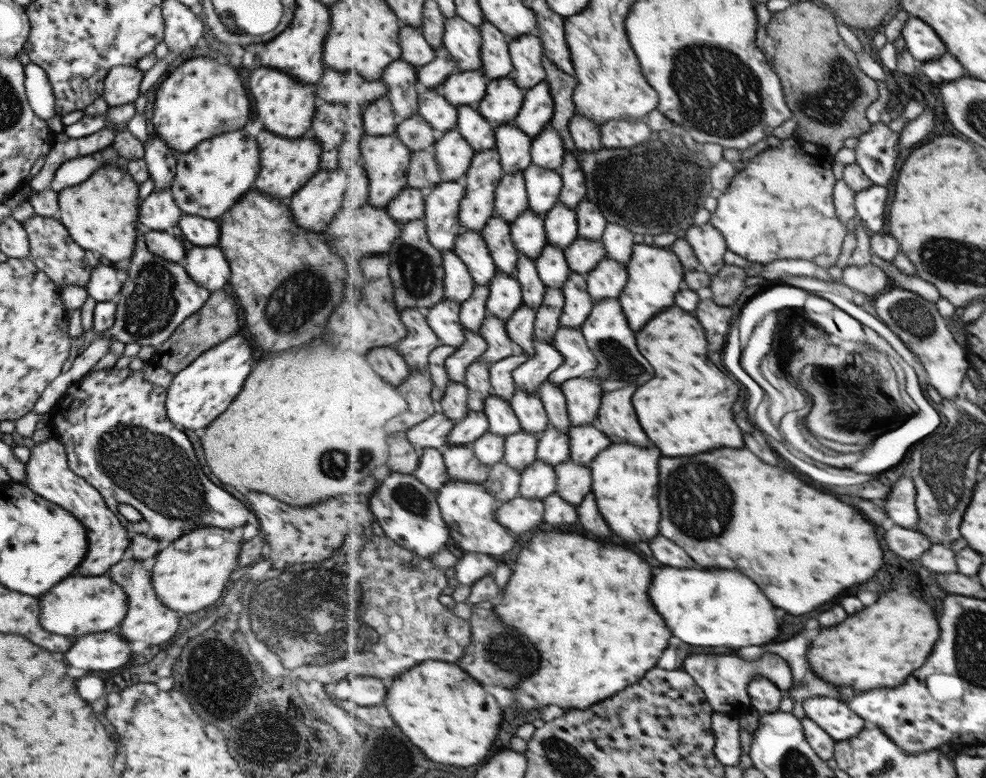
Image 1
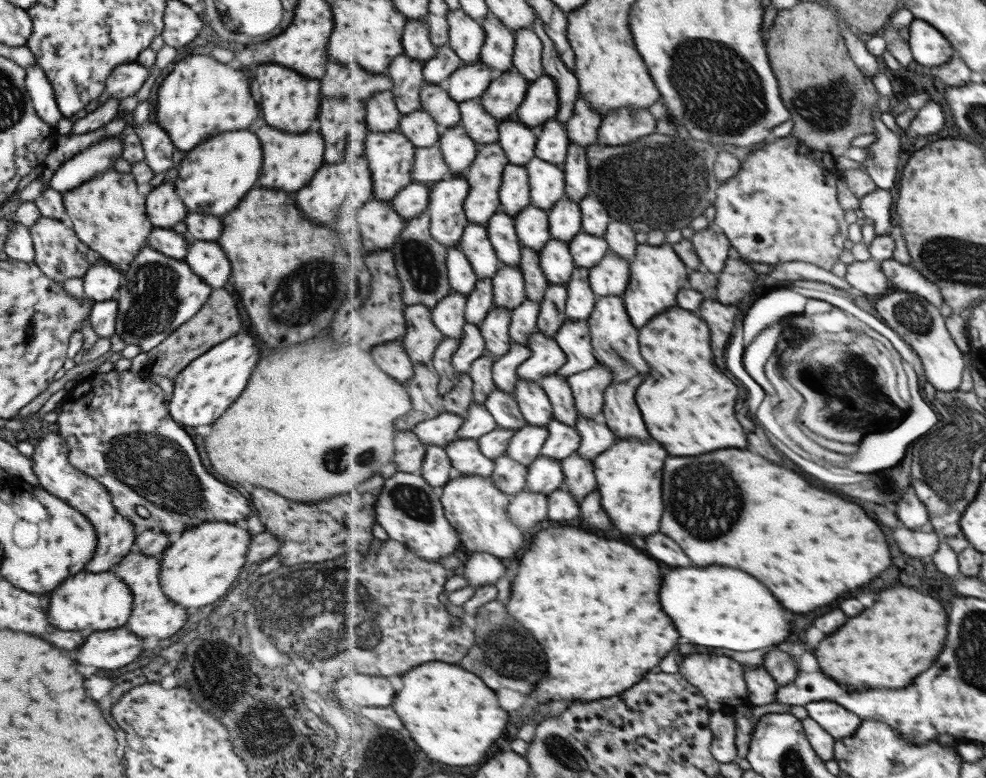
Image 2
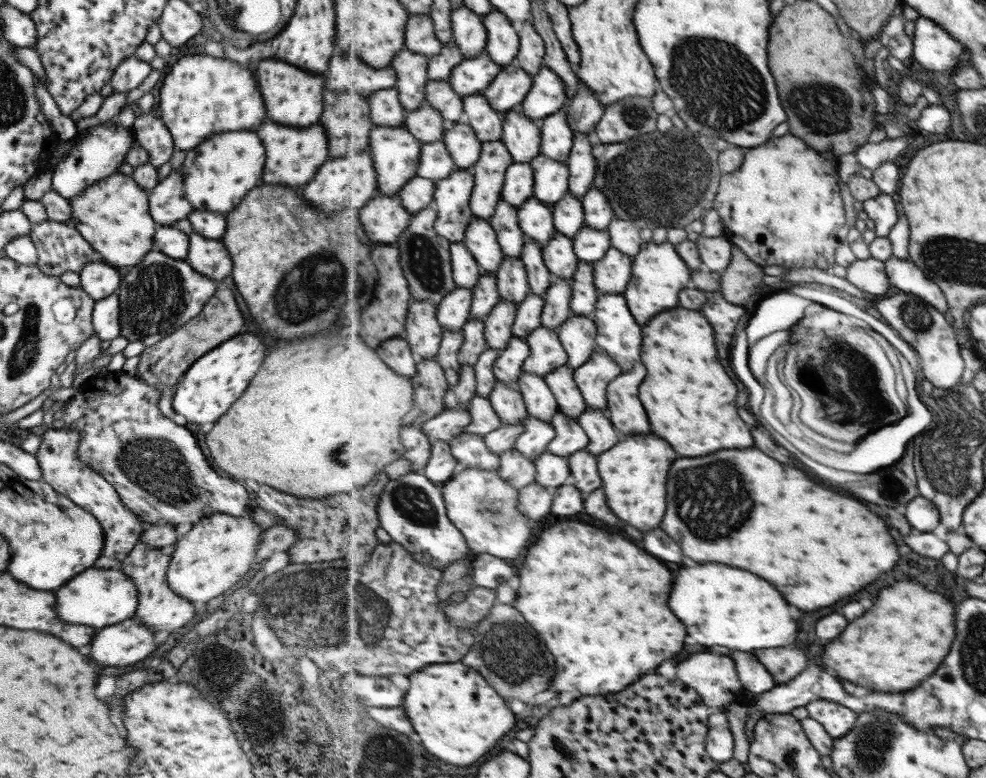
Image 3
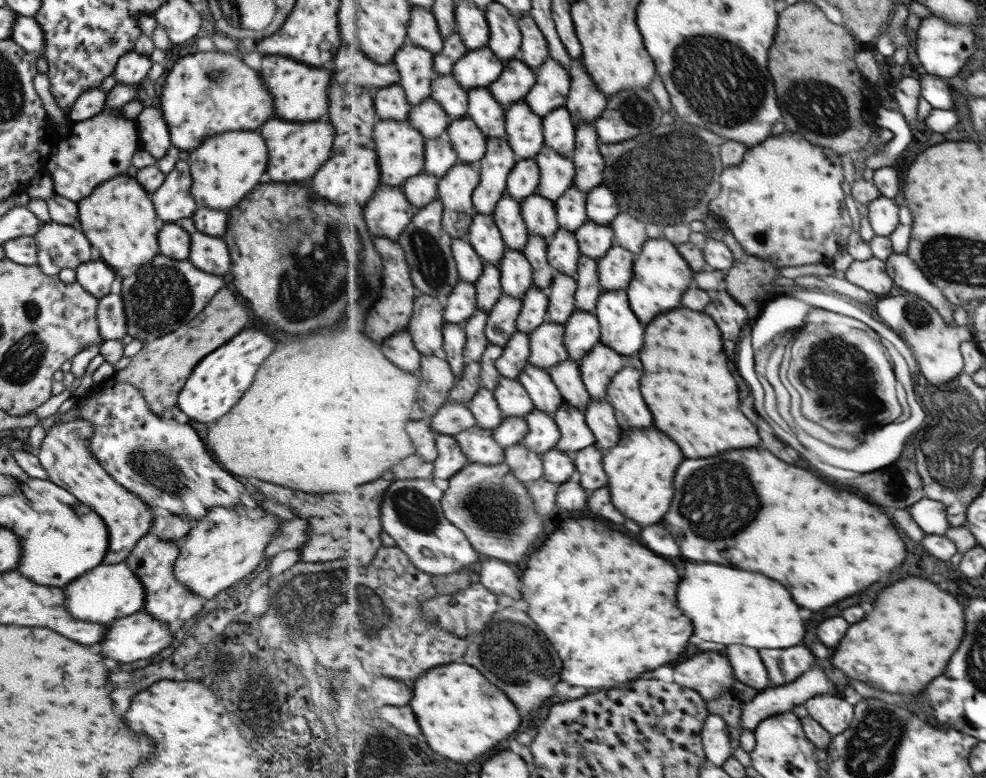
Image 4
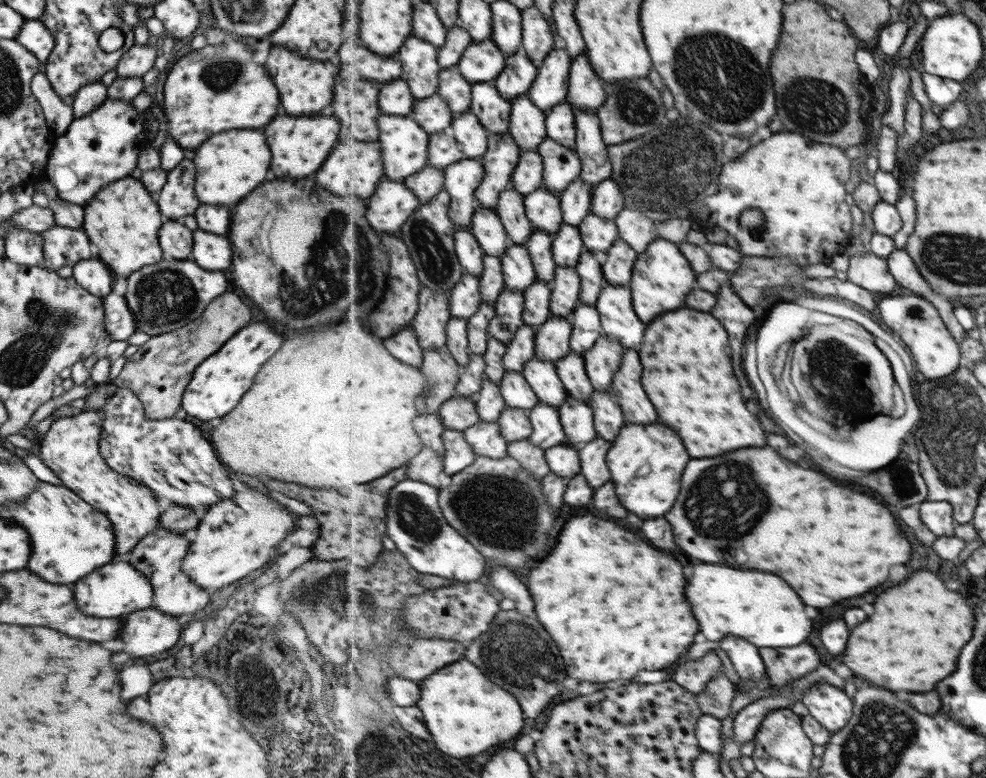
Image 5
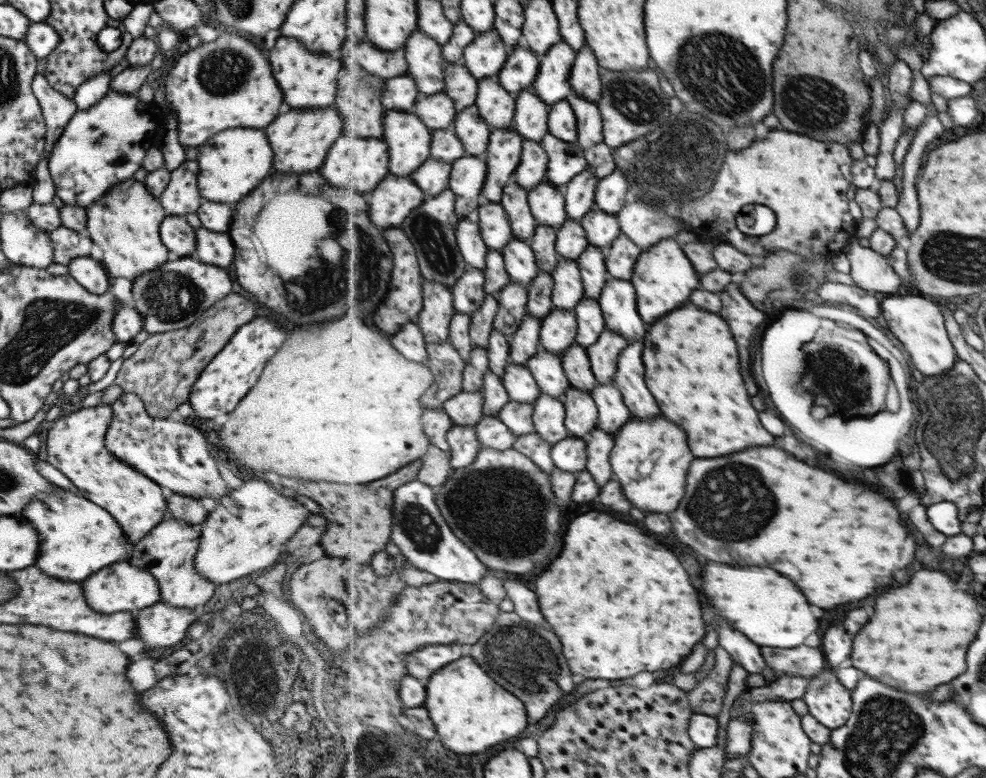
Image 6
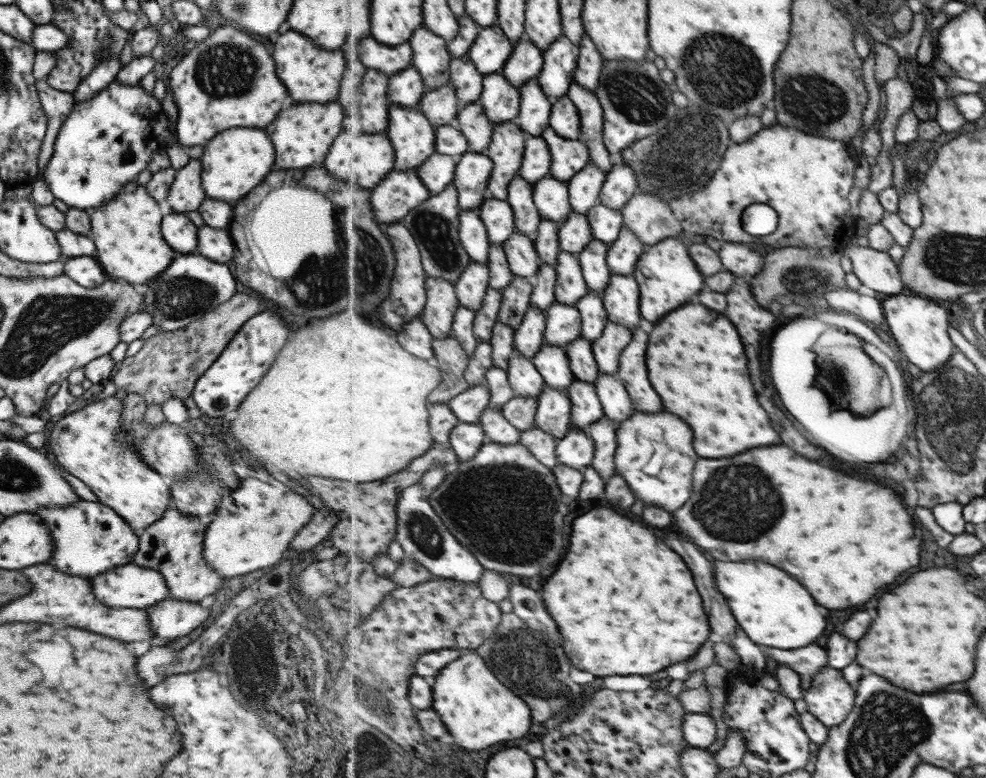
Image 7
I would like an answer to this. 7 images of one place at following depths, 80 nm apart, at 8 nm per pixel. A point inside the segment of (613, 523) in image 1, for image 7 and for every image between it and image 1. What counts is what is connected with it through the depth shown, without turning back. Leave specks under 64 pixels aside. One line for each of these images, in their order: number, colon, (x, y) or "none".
2: (630, 474)
3: (635, 471)
4: (641, 468)
5: (647, 462)
6: (652, 458)
7: (655, 453)

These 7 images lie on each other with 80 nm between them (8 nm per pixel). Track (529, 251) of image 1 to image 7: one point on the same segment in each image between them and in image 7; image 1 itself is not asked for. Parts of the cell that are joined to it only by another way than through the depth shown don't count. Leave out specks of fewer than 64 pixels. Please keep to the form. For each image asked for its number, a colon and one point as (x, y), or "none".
2: (533, 222)
3: (536, 219)
4: (541, 214)
5: (544, 208)
6: (548, 201)
7: (552, 196)

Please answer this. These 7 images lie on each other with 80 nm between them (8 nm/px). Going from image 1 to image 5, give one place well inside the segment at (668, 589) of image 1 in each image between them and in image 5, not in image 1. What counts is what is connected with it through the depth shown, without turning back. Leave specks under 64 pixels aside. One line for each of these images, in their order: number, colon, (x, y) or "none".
2: (718, 606)
3: (723, 606)
4: (730, 606)
5: (761, 607)

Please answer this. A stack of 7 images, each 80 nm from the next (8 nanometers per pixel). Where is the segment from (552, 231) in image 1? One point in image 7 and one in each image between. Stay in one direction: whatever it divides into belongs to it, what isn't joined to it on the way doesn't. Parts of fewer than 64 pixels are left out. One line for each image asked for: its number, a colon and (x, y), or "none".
2: (566, 223)
3: (569, 214)
4: (572, 207)
5: (577, 198)
6: (580, 193)
7: (585, 187)

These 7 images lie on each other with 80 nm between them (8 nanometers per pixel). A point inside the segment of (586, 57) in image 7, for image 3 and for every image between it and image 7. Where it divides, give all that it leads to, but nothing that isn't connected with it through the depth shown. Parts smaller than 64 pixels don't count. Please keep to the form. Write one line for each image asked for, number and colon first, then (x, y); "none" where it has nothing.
3: (586, 110)
4: (586, 103)
5: (587, 91)
6: (586, 81)

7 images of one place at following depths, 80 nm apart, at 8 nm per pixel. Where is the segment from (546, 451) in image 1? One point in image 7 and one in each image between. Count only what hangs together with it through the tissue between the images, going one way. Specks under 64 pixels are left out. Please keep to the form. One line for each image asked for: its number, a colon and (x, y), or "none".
2: (564, 441)
3: (571, 438)
4: (576, 435)
5: (577, 416)
6: (582, 414)
7: (587, 408)

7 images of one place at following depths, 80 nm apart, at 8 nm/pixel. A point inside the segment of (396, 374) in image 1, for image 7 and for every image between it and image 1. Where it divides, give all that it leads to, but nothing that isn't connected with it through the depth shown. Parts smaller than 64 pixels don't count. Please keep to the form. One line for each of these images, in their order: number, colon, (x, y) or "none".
2: (392, 357)
3: (397, 353)
4: (400, 348)
5: (405, 344)
6: (410, 340)
7: (416, 337)

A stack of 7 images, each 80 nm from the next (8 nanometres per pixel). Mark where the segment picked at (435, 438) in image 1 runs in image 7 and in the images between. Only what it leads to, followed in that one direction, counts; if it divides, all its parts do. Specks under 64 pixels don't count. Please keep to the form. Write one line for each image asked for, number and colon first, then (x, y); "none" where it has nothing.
2: (442, 430)
3: (452, 422)
4: (453, 418)
5: (460, 413)
6: (467, 408)
7: (469, 406)

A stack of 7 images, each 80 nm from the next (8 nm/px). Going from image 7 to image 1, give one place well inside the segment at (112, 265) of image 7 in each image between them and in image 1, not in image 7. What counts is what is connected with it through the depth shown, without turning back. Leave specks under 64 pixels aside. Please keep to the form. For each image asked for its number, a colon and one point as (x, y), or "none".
1: (99, 216)
2: (106, 213)
3: (112, 215)
4: (117, 217)
5: (122, 219)
6: (123, 223)

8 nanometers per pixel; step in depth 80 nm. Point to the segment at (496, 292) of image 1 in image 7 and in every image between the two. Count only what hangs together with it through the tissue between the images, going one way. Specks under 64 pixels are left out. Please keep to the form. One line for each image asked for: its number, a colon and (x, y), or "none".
2: (510, 291)
3: (513, 281)
4: (517, 272)
5: (518, 266)
6: (522, 264)
7: (524, 259)

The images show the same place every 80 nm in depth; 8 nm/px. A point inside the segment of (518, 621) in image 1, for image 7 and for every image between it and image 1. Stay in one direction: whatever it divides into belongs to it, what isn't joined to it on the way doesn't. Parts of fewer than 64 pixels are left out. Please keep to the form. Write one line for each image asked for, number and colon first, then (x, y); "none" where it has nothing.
2: (593, 603)
3: (602, 604)
4: (609, 605)
5: (615, 604)
6: (622, 604)
7: (619, 586)

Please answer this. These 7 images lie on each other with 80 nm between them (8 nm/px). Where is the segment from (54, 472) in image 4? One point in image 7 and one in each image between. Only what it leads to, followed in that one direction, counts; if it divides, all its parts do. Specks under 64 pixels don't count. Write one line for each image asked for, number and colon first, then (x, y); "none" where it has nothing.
5: (69, 449)
6: (74, 445)
7: (83, 442)

